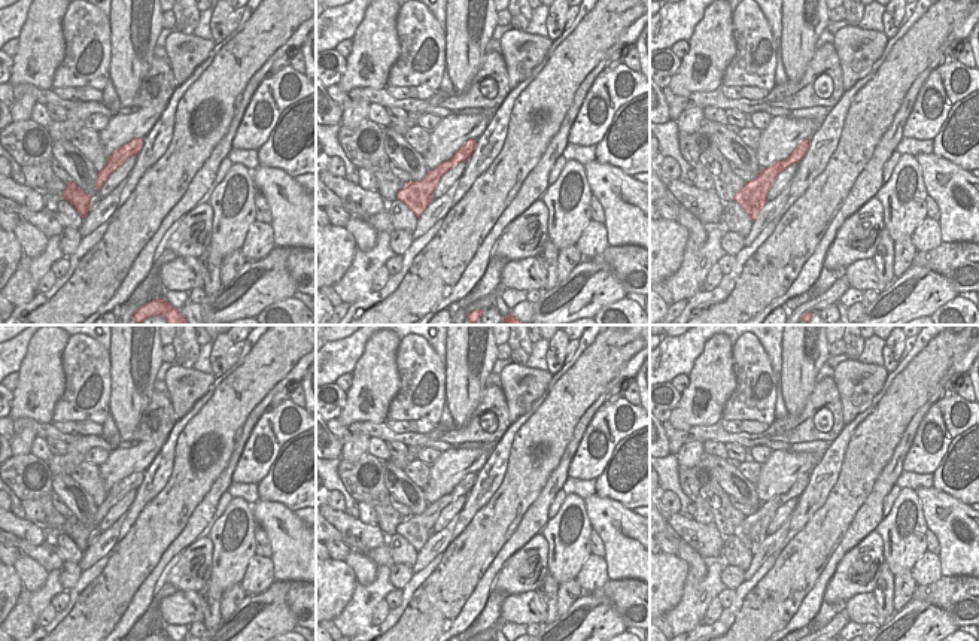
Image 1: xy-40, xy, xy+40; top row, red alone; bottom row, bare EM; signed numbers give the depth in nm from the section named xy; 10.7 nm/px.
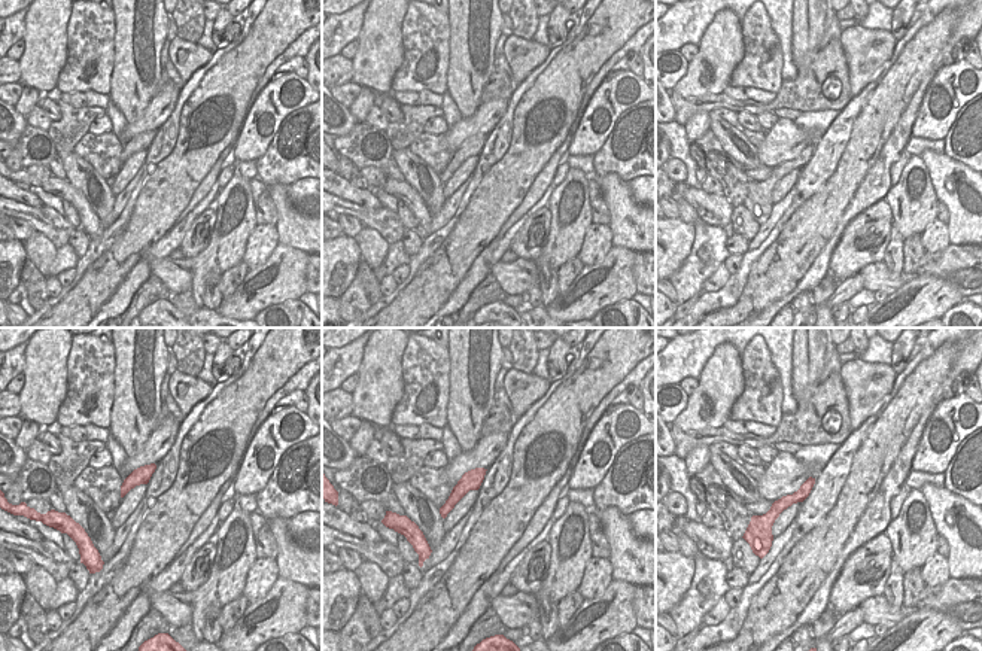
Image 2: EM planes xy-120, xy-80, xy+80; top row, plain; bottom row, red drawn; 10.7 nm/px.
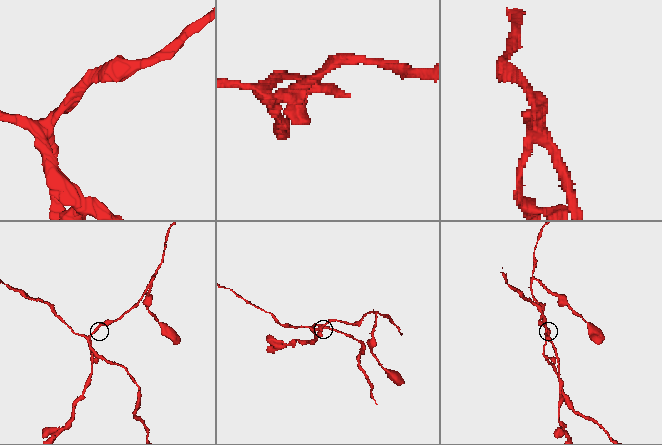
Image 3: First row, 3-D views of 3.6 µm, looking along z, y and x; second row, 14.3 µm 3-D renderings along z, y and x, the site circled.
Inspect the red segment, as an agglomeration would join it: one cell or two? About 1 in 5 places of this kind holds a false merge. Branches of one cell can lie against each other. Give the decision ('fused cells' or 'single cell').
fused cells

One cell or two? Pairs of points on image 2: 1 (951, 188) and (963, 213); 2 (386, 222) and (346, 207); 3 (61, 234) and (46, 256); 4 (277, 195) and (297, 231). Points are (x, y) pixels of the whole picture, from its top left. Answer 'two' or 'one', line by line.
1: one
2: one
3: two
4: one

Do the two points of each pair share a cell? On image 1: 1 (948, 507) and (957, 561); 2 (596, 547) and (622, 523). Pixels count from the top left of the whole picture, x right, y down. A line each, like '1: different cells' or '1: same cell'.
1: same cell
2: different cells

